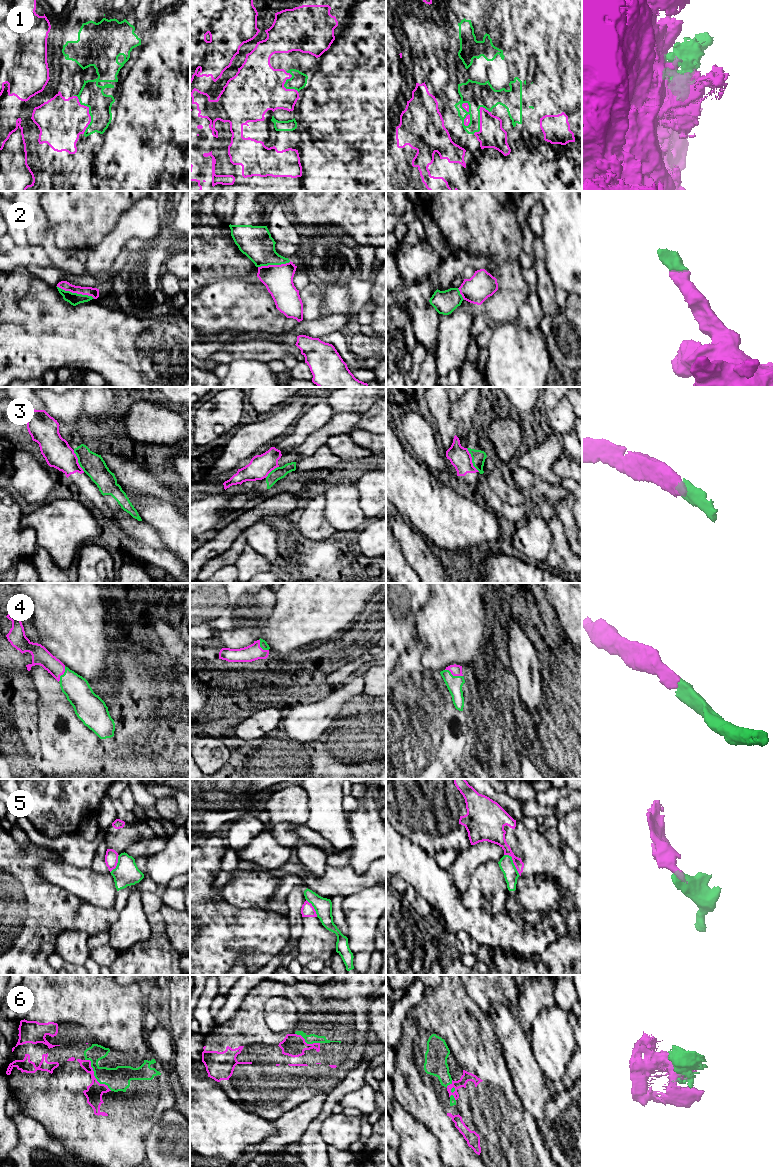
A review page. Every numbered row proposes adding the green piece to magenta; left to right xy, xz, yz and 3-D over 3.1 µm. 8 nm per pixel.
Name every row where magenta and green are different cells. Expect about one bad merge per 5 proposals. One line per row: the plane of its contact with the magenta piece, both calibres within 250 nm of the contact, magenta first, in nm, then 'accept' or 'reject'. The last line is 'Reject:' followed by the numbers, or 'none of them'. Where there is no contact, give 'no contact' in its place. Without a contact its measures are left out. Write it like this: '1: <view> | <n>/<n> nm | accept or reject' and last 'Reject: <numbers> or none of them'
1: xy | 360/190 nm | reject
2: xy | 80/100 nm | accept
3: yz | 170/110 nm | reject
4: yz | 100/130 nm | accept
5: yz | 130/120 nm | reject
6: xy | 140/190 nm | accept
Reject: 1, 3, 5

